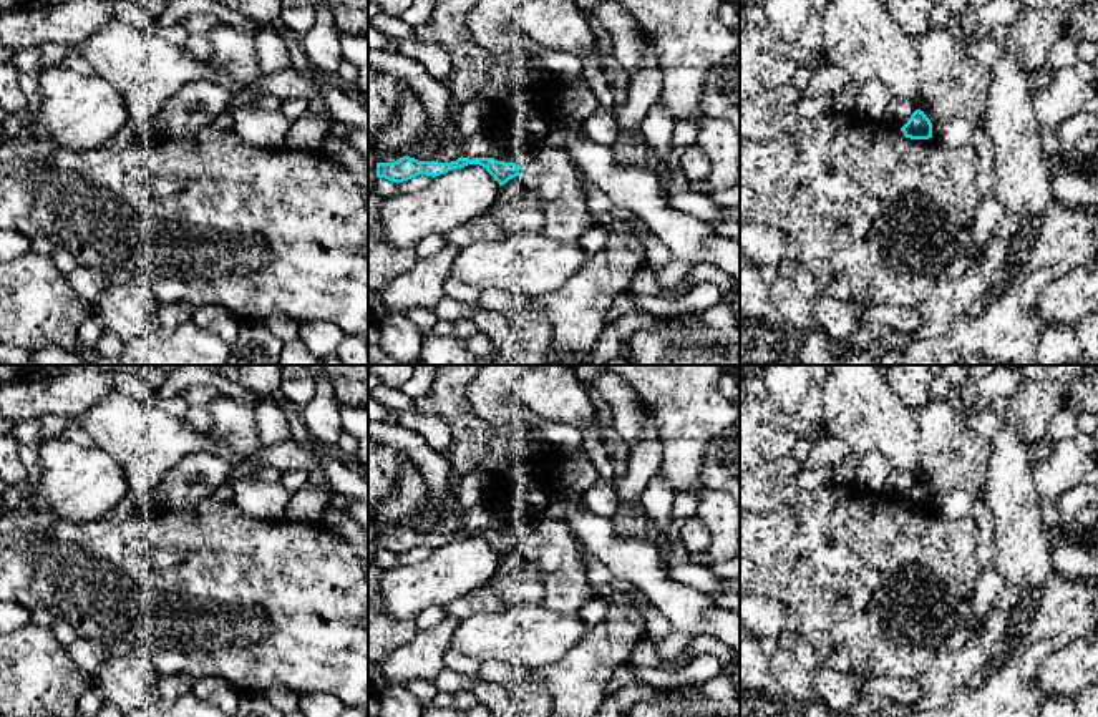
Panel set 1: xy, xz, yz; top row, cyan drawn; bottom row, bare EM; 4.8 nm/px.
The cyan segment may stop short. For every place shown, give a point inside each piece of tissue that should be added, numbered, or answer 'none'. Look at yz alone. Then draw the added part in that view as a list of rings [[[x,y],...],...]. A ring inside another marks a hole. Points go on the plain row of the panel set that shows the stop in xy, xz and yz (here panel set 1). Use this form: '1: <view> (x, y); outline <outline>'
none

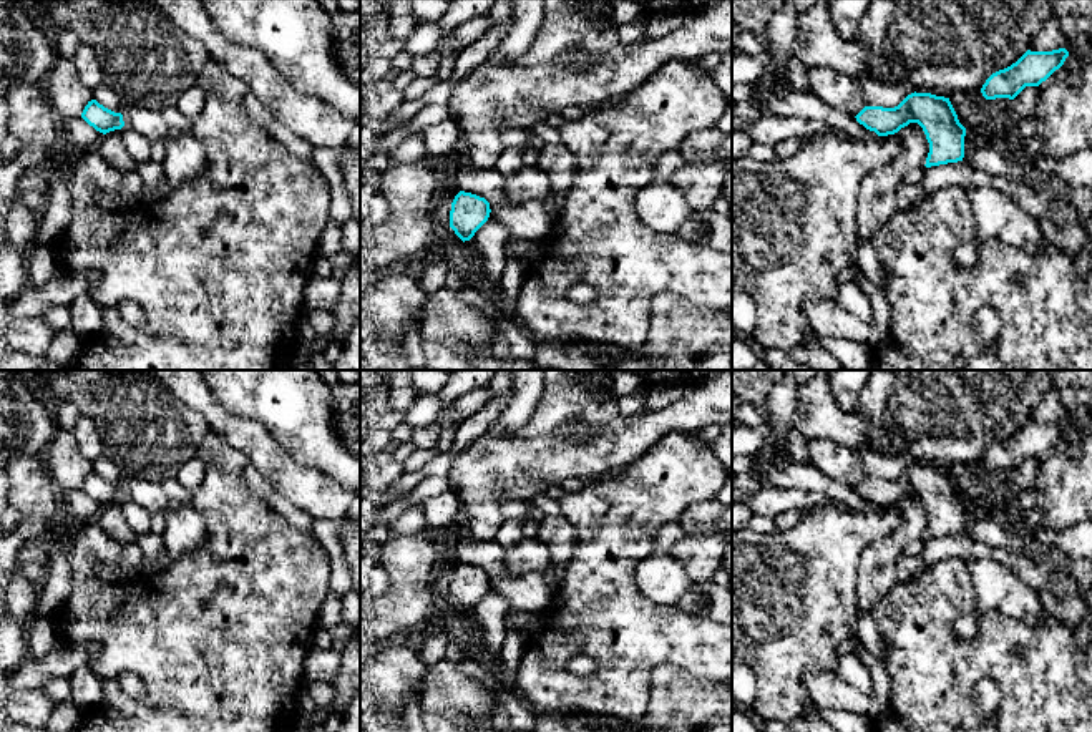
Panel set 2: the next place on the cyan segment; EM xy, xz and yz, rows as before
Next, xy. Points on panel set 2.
none

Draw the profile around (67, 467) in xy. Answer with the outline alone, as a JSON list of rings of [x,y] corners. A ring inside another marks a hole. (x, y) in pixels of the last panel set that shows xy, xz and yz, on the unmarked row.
[[[56,430],[45,468],[60,491],[66,493],[81,490],[85,478],[93,471],[93,461],[83,456],[73,432]]]

